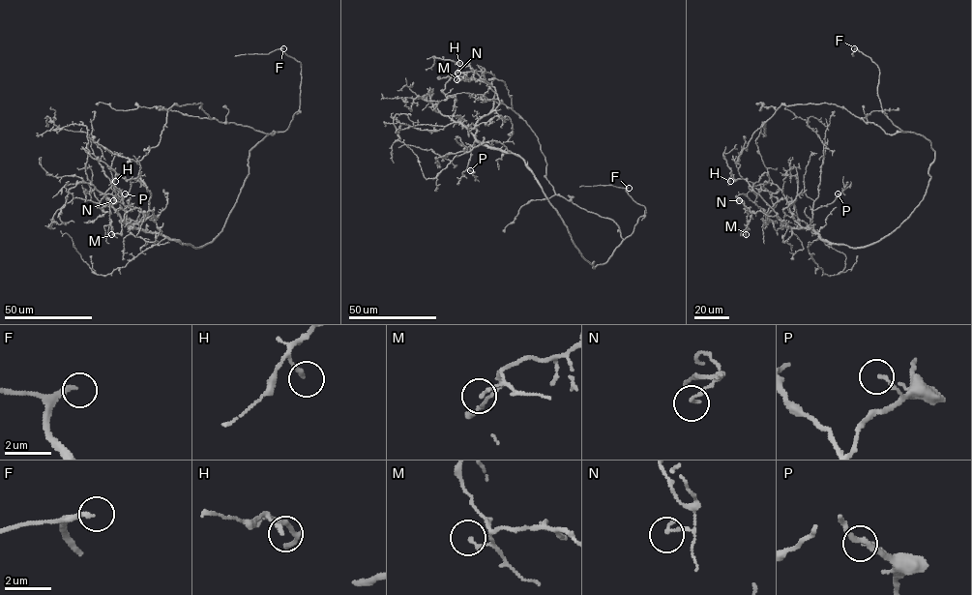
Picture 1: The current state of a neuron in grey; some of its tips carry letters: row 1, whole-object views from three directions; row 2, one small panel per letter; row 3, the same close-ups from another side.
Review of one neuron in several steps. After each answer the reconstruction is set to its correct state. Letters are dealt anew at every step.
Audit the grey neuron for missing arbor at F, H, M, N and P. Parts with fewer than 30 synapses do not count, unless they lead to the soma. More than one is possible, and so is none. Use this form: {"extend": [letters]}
{"extend": ["F"]}

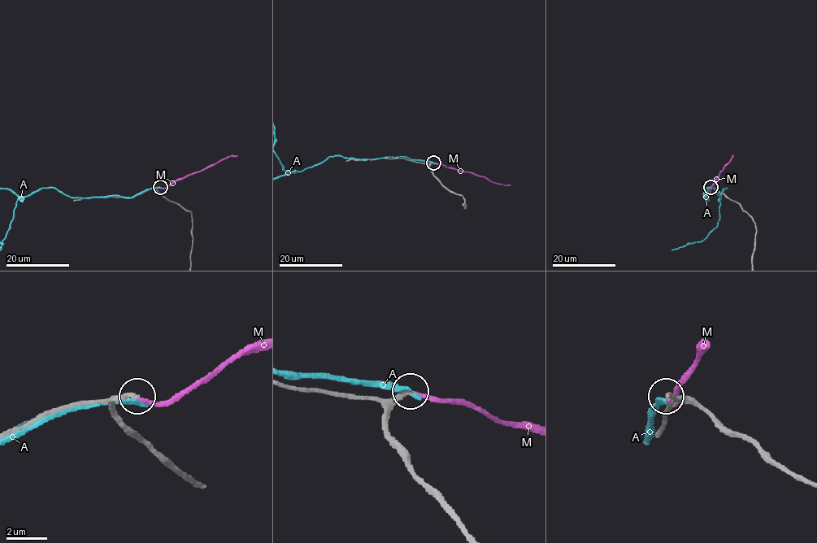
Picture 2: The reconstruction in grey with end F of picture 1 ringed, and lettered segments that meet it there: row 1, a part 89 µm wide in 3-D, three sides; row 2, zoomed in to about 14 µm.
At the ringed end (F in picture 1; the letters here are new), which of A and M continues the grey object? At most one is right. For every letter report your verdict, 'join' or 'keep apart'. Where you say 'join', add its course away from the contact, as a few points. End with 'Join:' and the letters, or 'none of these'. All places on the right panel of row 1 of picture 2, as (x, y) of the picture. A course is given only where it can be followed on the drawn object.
A: keep apart
M: join | via (711, 188), (732, 155)
Join: M

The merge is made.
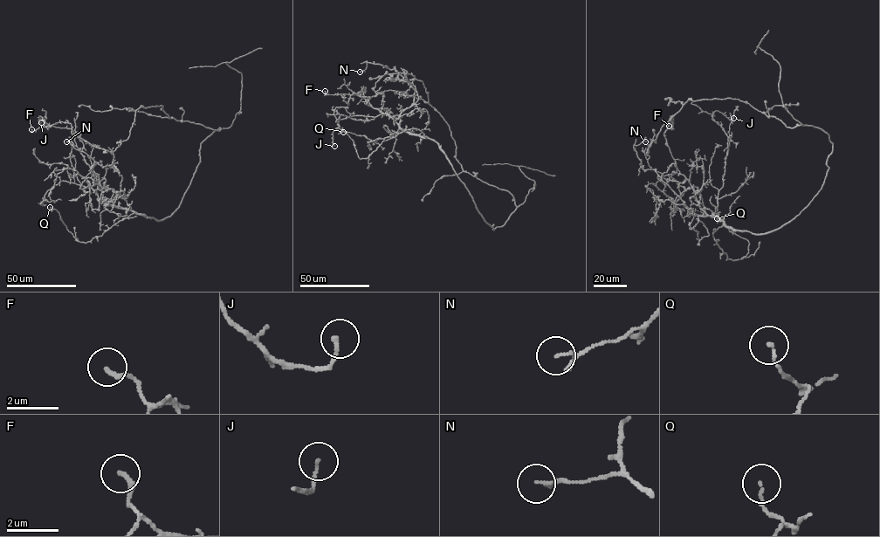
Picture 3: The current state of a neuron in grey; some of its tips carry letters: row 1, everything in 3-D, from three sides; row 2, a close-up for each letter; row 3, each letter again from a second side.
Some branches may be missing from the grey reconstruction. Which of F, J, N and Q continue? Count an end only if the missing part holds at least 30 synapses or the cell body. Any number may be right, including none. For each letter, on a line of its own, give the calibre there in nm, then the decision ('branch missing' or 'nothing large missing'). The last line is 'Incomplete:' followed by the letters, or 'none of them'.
F: 190 nm | nothing large missing
J: 120 nm | nothing large missing
N: 100 nm | nothing large missing
Q: 110 nm | nothing large missing
Incomplete: none of them

